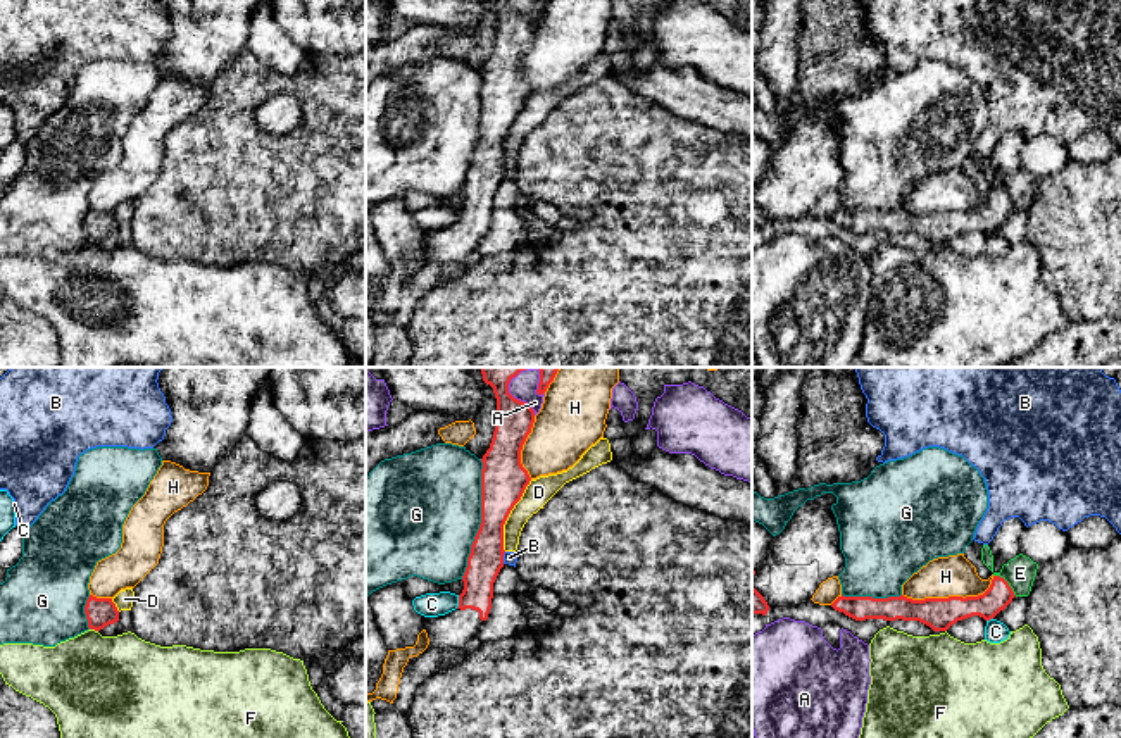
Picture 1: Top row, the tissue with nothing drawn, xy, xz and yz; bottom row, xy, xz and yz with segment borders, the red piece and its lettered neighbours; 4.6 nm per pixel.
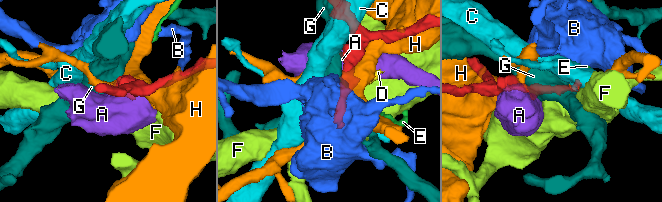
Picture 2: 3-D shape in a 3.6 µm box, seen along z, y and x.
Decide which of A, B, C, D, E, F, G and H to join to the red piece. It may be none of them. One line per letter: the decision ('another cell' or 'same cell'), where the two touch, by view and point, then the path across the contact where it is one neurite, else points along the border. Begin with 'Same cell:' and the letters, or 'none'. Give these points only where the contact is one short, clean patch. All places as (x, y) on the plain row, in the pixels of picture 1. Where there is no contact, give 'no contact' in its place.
Same cell: none
A: another cell; meets red in xz at (519, 14)
B: another cell; meets red in xz at (502, 171); border along xz (506, 166), (502, 176)
C: another cell; meets red in xz at (459, 216); border along xz (459, 209), (456, 221)
D: another cell; meets red in xz at (507, 130); border along xz (532, 93), (504, 138), (504, 164)
E: another cell; meets red in yz at (1008, 197); border along yz (994, 188), (999, 188), (1016, 209)
F: another cell; meets red in xy at (93, 242)
G: another cell; meets red in xz at (482, 133)
H: another cell; meets red in yz at (951, 211)

